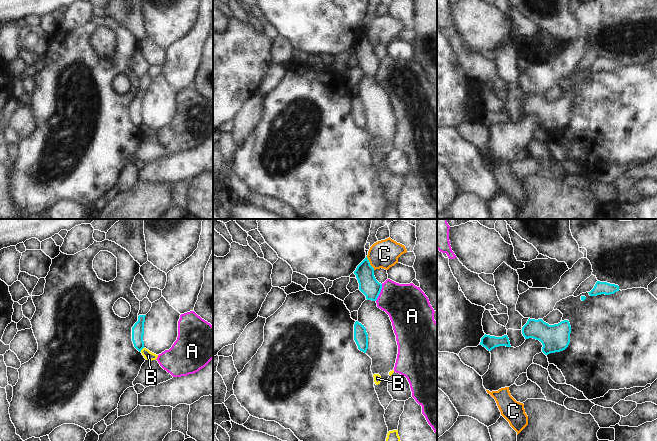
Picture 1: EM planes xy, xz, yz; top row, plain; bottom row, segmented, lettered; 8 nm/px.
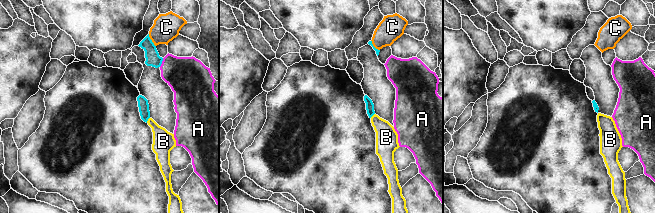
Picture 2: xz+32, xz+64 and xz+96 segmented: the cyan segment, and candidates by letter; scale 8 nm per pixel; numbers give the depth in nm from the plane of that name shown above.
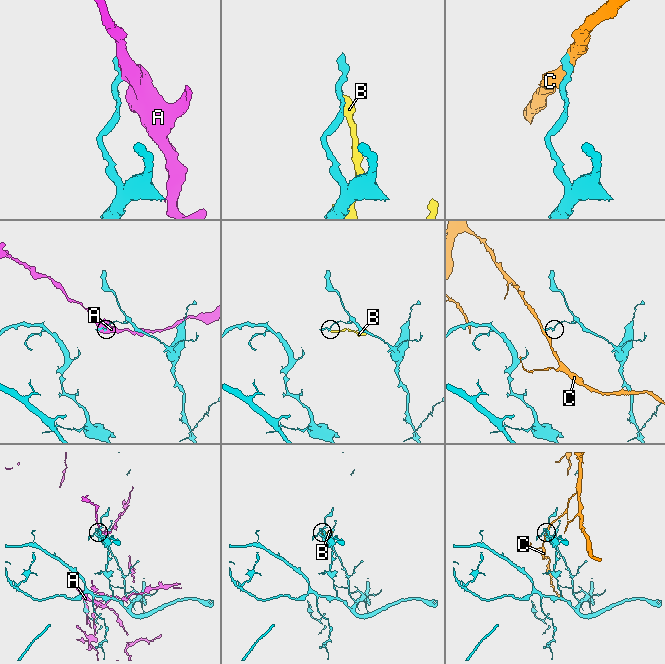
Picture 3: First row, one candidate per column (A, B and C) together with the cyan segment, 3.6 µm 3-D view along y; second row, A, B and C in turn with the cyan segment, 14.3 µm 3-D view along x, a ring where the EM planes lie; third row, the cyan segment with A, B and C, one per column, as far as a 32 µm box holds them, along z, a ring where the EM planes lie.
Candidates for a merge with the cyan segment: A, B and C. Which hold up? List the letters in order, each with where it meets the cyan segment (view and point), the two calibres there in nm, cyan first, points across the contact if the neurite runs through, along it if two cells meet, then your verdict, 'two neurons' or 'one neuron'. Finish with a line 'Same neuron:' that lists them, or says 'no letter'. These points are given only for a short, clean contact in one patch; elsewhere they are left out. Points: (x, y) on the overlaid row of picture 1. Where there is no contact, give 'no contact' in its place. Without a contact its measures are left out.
A: contact xz (380, 291); calibres 160 and 340 nm; border xz (382, 284), (381, 291), (375, 300); two neurons
B: contact xy (142, 348); calibres 100 and 70 nm; border xy (143, 347), (140, 351); two neurons
C: contact xz (369, 263); calibres 160 and 220 nm; border xz (366, 256), (369, 264), (374, 269); two neurons
Same neuron: no letter

